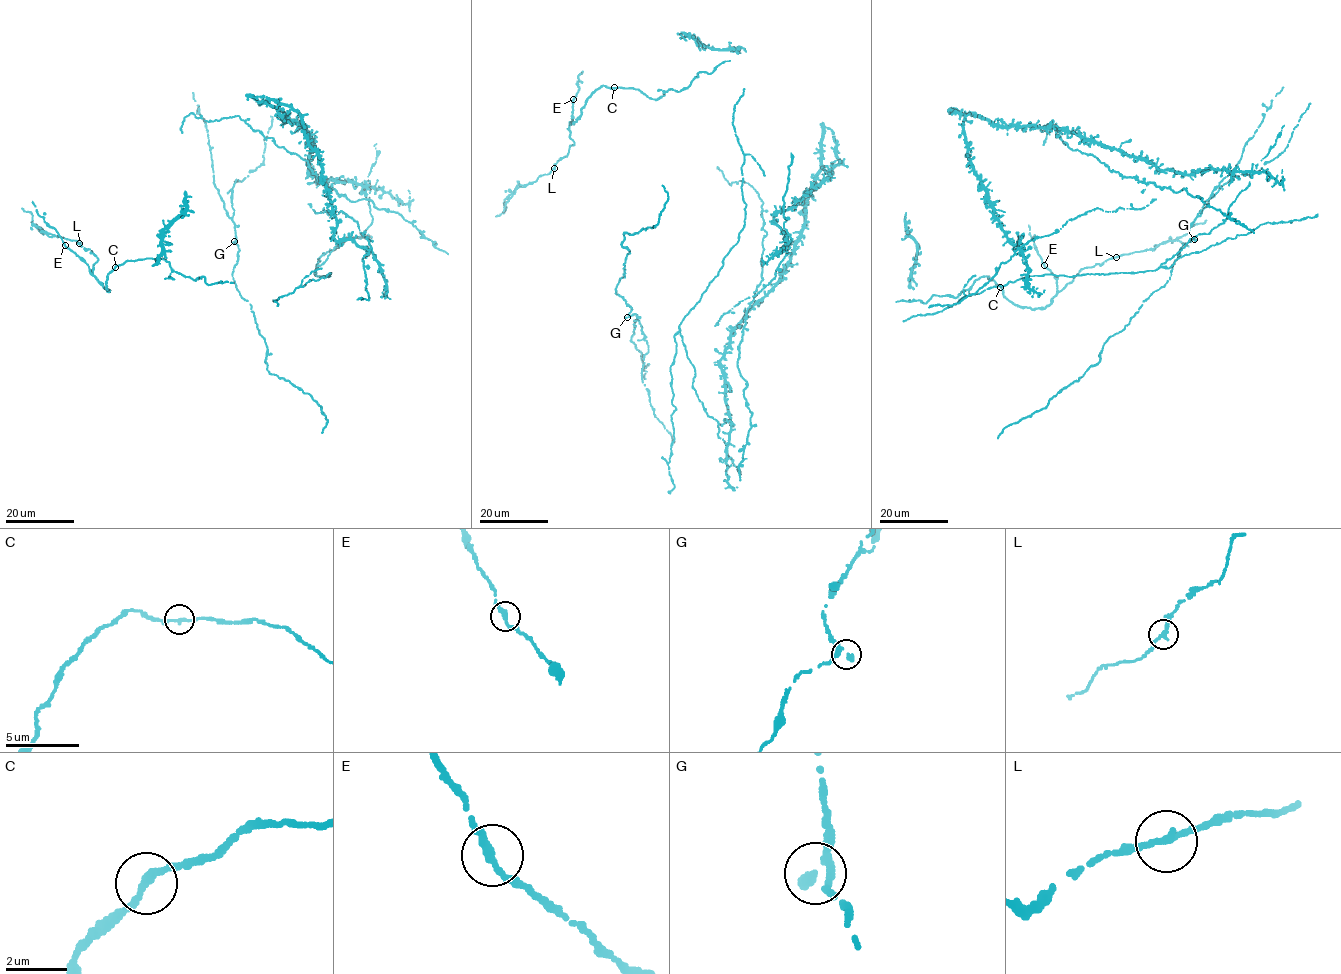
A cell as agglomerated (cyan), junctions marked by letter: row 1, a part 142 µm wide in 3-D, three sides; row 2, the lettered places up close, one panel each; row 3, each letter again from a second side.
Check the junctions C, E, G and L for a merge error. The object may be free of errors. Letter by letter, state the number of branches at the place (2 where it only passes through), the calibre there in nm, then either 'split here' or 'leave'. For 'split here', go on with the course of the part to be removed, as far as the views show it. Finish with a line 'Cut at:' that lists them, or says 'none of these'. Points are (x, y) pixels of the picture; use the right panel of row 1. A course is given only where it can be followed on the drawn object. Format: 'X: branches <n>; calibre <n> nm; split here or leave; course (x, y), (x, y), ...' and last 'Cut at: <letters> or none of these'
C: branches 2; calibre 260 nm; leave
E: branches 2; calibre 260 nm; leave
G: branches 2; calibre 240 nm; leave
L: branches 2; calibre 240 nm; leave
Cut at: none of these

